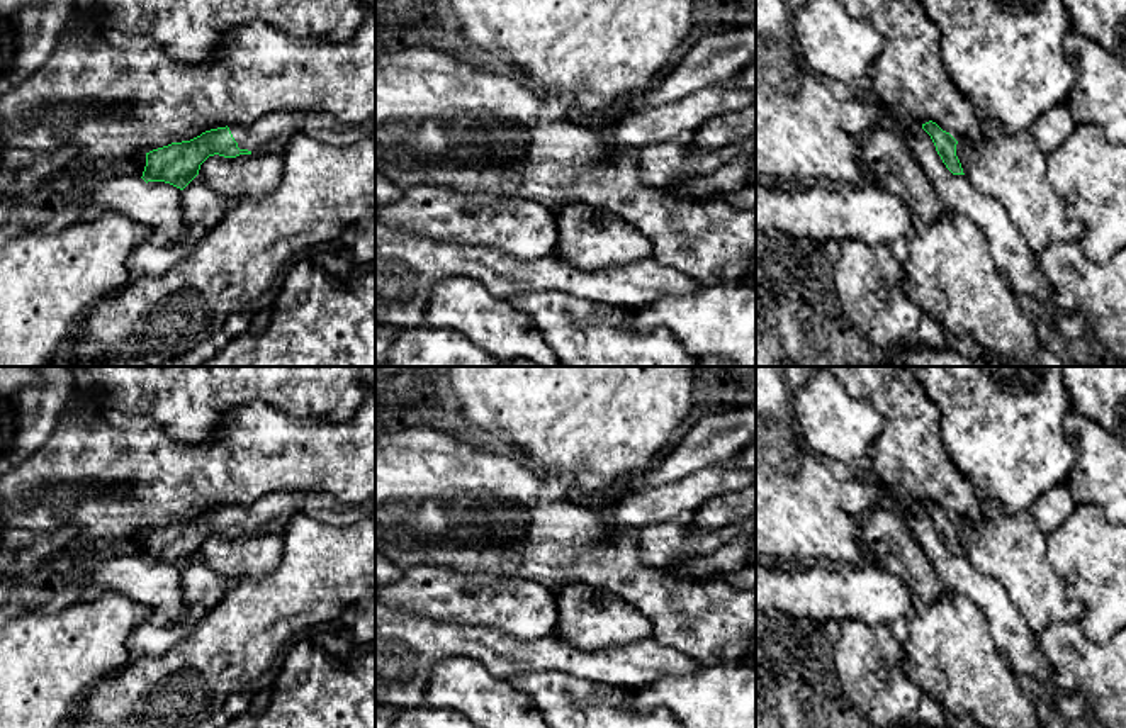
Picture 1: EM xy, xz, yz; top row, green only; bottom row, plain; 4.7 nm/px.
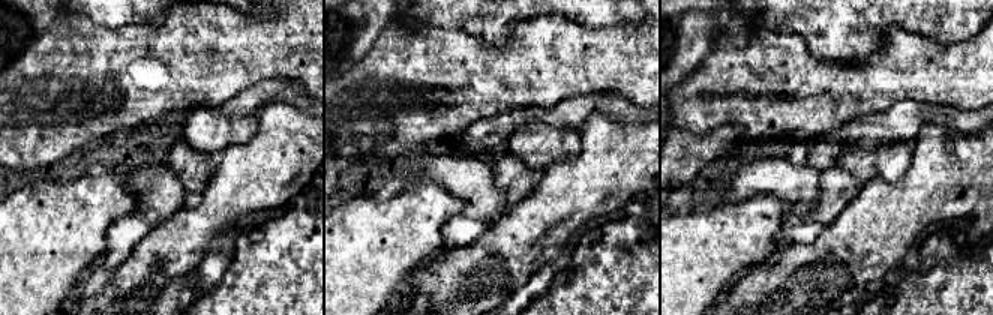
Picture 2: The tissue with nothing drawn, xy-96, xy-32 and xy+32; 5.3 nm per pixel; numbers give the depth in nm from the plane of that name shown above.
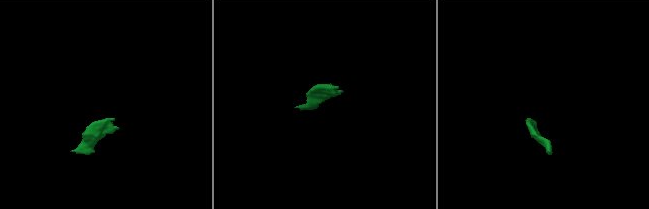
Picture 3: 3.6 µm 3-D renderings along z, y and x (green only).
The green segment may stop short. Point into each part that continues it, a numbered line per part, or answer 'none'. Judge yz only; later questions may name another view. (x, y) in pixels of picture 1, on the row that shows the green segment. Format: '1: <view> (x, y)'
none

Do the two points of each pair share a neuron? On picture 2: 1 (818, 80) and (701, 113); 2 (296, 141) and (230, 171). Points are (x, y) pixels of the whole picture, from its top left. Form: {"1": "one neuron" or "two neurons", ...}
{"1": "one neuron", "2": "one neuron"}

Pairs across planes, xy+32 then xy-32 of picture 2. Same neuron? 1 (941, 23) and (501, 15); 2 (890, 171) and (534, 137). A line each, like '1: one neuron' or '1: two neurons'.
1: one neuron
2: one neuron

